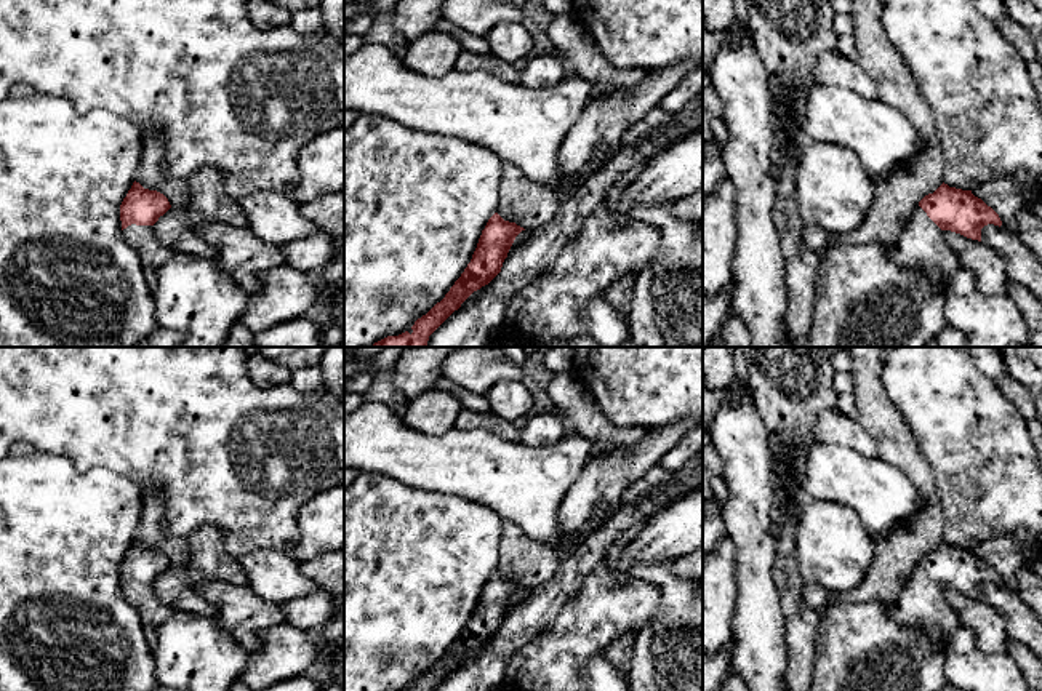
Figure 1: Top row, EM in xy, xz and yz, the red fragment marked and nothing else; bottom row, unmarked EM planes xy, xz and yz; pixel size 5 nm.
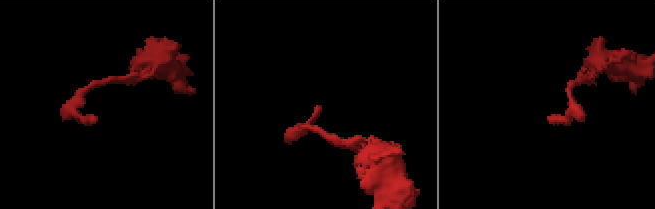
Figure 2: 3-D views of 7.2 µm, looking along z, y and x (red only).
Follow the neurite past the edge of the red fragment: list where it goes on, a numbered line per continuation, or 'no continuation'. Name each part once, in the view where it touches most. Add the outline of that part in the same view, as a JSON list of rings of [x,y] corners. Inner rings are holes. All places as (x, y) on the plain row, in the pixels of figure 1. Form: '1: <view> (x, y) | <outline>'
1: xy (152, 611) | [[[131,582],[123,587],[125,600],[138,611],[146,638],[150,646],[157,641],[158,627],[176,613],[173,606],[163,603],[154,592],[154,584]]]

